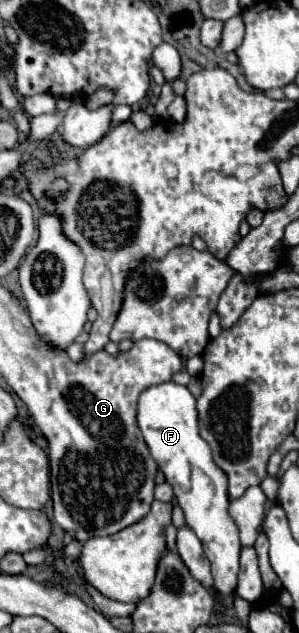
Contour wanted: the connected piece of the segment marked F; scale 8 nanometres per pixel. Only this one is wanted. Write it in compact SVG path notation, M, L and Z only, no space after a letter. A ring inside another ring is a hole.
M176 382L150 386L138 400L138 426L152 458L164 472L166 482L170 482L174 488L176 500L186 516L186 526L194 530L204 546L204 554L212 564L216 592L234 592L238 584L238 558L242 546L238 540L238 526L228 514L228 476L216 468L208 442L200 438L196 398L186 386Z

